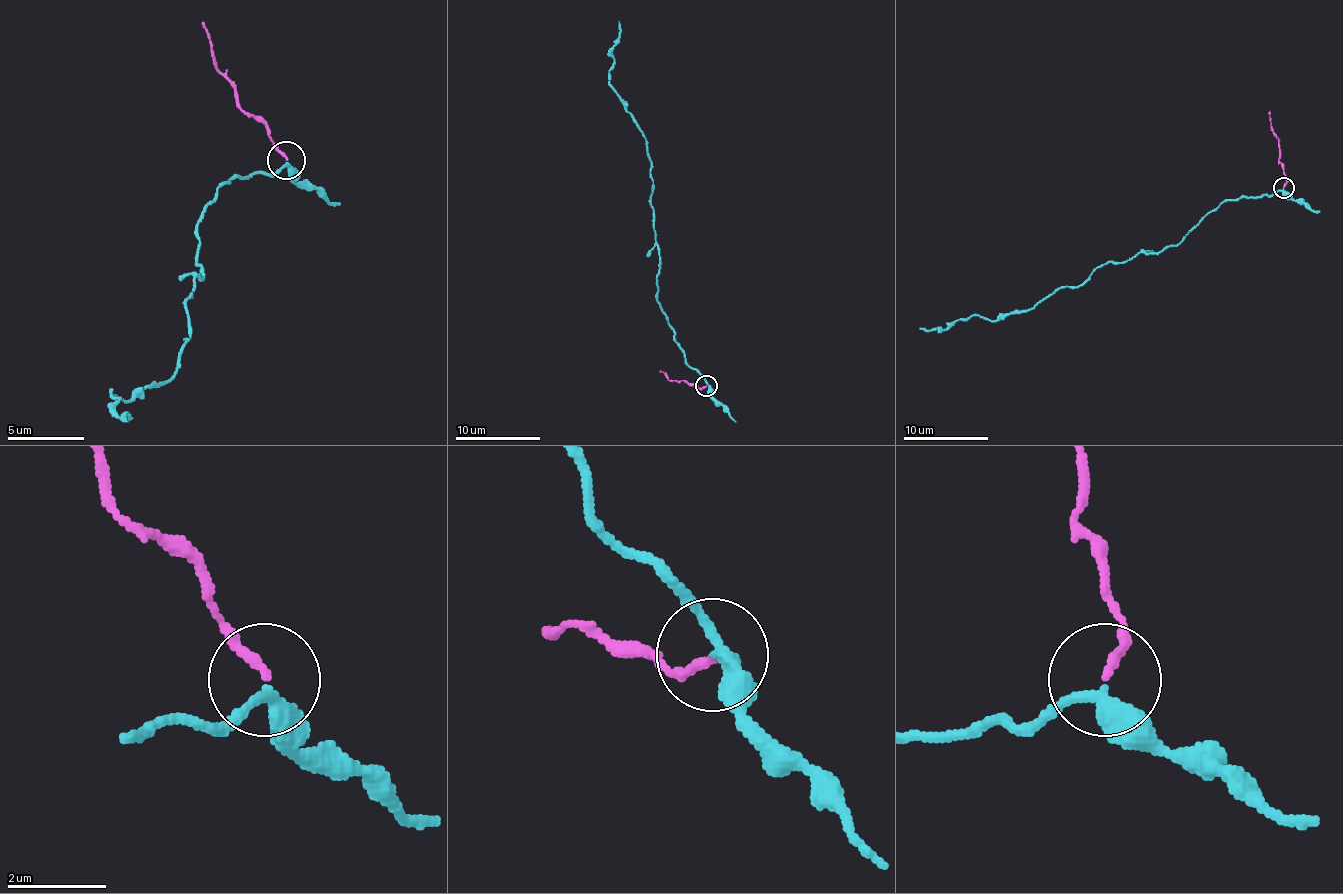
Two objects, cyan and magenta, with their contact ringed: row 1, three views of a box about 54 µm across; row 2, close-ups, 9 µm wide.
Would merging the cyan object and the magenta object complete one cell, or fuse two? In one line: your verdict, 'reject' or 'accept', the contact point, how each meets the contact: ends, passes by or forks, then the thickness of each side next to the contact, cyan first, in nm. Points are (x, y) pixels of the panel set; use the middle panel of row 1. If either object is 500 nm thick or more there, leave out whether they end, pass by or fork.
reject | (706, 385) | cyan passes by | magenta ends | 280/170 nm

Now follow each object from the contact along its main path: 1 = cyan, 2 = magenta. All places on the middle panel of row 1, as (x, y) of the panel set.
1: (706, 386), (686, 362), (657, 299), (650, 156), (627, 103), (610, 84), (618, 22)
2: (706, 386), (699, 388), (678, 382), (659, 371)

